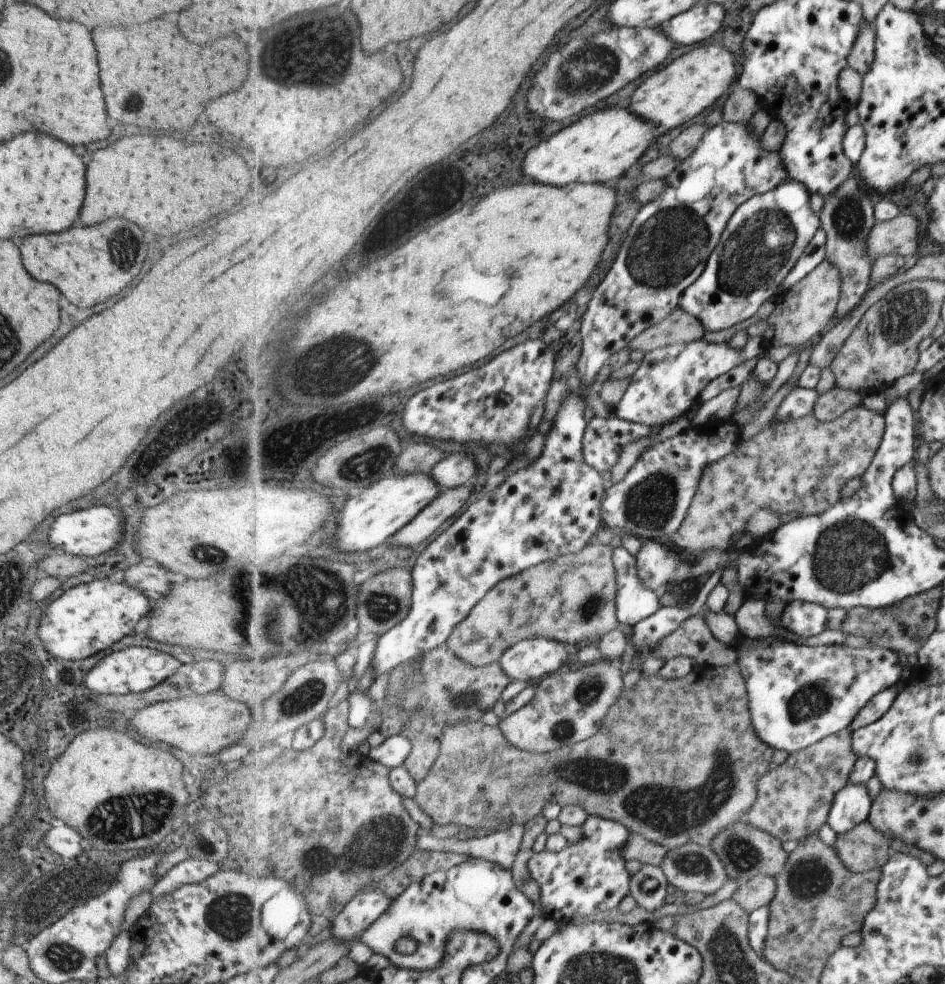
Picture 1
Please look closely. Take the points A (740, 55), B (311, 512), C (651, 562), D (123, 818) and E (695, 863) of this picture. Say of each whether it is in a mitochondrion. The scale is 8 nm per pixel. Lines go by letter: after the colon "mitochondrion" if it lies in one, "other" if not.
A: other
B: other
C: other
D: mitochondrion
E: mitochondrion

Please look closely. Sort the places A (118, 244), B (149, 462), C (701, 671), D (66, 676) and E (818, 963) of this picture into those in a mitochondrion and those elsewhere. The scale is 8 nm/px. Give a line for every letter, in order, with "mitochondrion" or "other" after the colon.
A: mitochondrion
B: other
C: other
D: other
E: other

